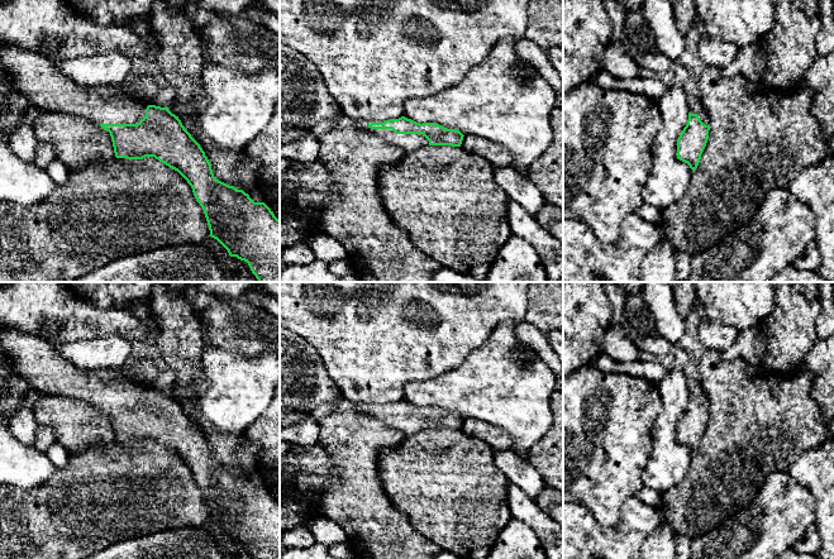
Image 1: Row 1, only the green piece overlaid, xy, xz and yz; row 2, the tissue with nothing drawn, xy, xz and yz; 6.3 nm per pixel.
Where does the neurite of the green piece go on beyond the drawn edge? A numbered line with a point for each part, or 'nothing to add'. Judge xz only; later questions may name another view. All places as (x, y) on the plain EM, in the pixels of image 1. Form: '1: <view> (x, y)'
1: xz (408, 426)

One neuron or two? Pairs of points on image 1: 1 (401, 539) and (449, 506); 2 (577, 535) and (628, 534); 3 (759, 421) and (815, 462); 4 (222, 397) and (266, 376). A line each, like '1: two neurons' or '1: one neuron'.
1: two neurons
2: one neuron
3: two neurons
4: one neuron

